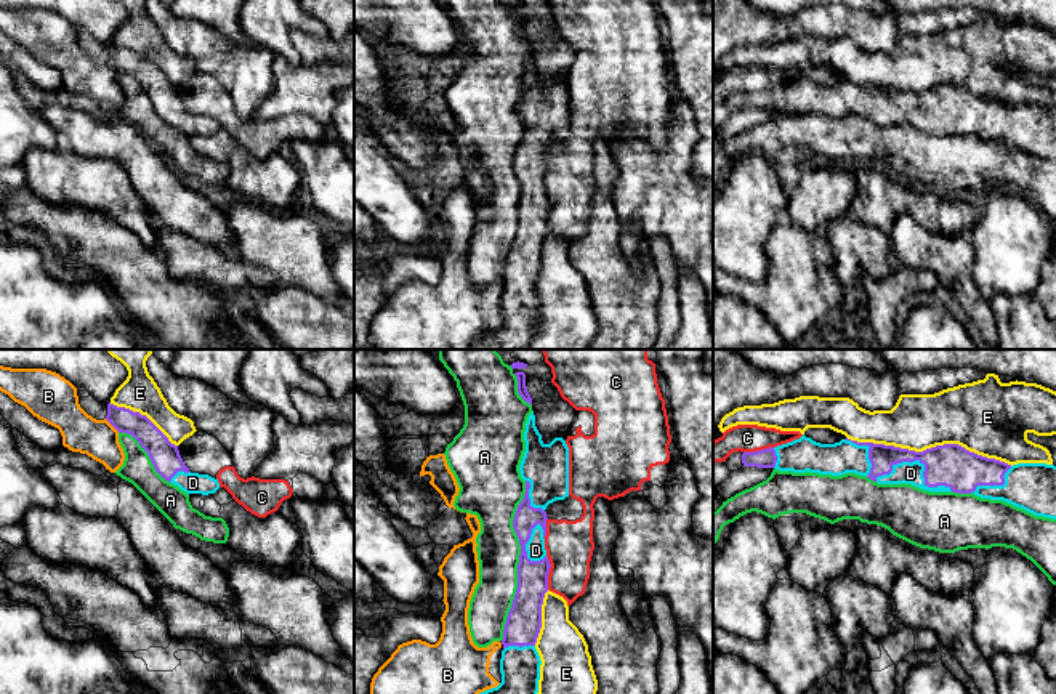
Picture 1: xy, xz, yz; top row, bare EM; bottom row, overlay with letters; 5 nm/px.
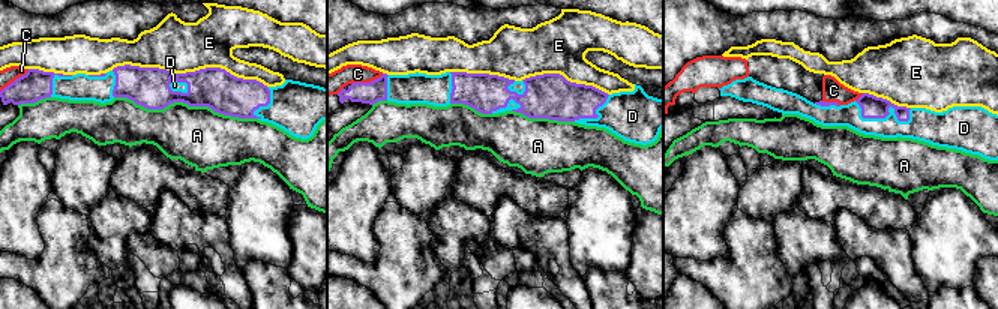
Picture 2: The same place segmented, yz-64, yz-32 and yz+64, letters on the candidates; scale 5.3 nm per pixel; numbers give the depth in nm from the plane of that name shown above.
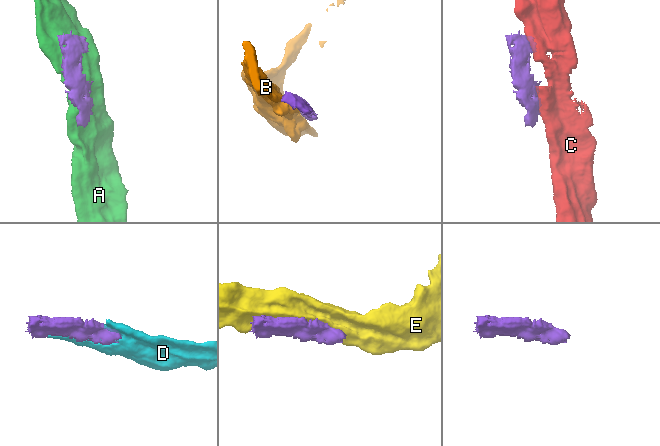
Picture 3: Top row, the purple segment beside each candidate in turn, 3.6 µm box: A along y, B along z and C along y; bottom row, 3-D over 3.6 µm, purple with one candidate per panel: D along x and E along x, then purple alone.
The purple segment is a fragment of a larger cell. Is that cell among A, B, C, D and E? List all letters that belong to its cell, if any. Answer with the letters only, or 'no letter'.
D

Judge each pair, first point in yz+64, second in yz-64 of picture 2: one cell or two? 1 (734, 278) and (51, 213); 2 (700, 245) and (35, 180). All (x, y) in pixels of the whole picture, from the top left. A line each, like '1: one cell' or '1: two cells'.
1: one cell
2: one cell

